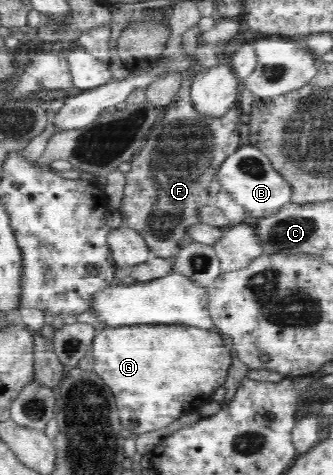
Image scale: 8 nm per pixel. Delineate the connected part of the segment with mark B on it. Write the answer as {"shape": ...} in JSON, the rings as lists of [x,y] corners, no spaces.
{"shape":[[[253,145],[240,146],[231,156],[224,159],[224,162],[217,170],[216,180],[221,185],[221,190],[226,191],[240,206],[247,210],[248,218],[252,216],[270,216],[291,202],[292,187],[288,180],[284,179],[272,166],[272,163]]]}

